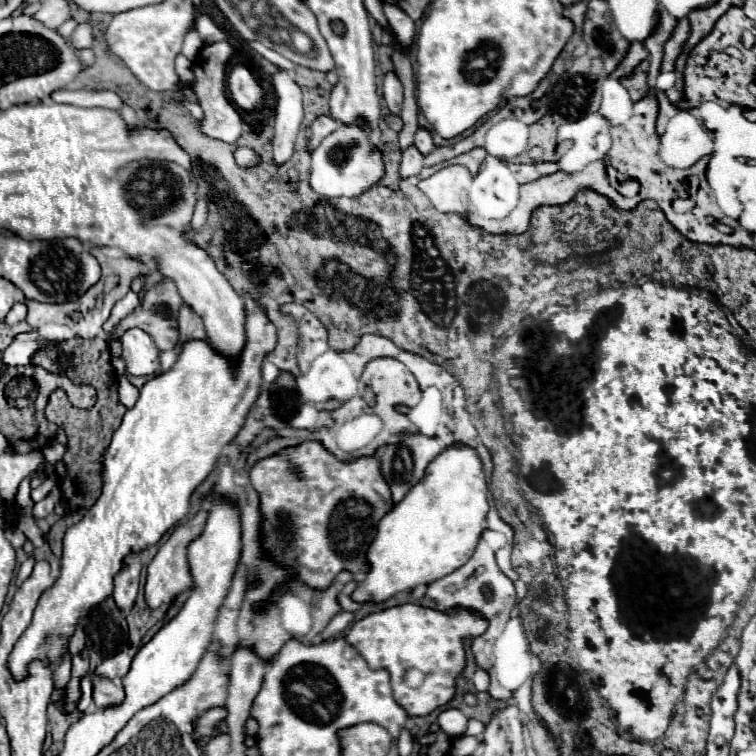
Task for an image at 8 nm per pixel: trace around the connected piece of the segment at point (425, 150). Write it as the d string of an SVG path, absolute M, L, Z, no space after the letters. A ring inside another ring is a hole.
M418 128L416 136L414 136L414 146L418 148L418 152L420 152L422 156L428 156L428 154L434 150L434 142L432 142L430 132L424 130L424 128Z

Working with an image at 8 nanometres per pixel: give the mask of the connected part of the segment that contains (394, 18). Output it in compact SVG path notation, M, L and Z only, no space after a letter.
M384 4L384 14L386 14L398 42L404 48L408 48L412 44L412 38L414 38L414 22L412 22L412 18L406 16L406 12L402 12L402 8L398 8L394 4Z

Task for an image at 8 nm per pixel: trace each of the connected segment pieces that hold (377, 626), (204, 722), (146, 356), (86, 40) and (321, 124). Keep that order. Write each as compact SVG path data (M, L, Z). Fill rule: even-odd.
M404 604L362 618L350 628L346 640L364 656L370 668L386 668L390 672L394 698L410 716L426 716L454 698L456 678L464 668L462 640L482 634L486 626L488 622L470 610L438 612L416 604ZM408 670L418 672L416 686L406 678Z
M212 708L208 710L200 722L198 722L198 728L200 728L200 736L212 736L216 726L226 718L226 708Z
M132 328L124 334L122 356L126 374L130 376L154 376L160 372L160 352L154 340L140 328Z
M78 24L74 34L70 36L70 46L74 50L82 50L82 48L90 48L92 46L92 28L88 24Z
M318 116L314 122L312 122L312 136L310 136L310 140L308 140L308 146L306 146L306 150L308 152L314 152L314 148L330 134L330 132L334 132L336 128L338 128L338 124L330 118L330 116Z

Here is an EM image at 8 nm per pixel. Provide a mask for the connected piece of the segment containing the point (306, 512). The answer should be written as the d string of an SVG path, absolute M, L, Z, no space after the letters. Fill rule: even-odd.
M304 442L302 446L288 448L272 458L260 460L252 468L250 478L262 500L264 548L276 562L286 568L294 568L308 586L318 590L328 588L342 570L350 570L354 574L368 570L366 550L376 536L378 522L394 506L390 500L390 488L380 476L380 462L374 456L344 464L326 452L320 442Z

